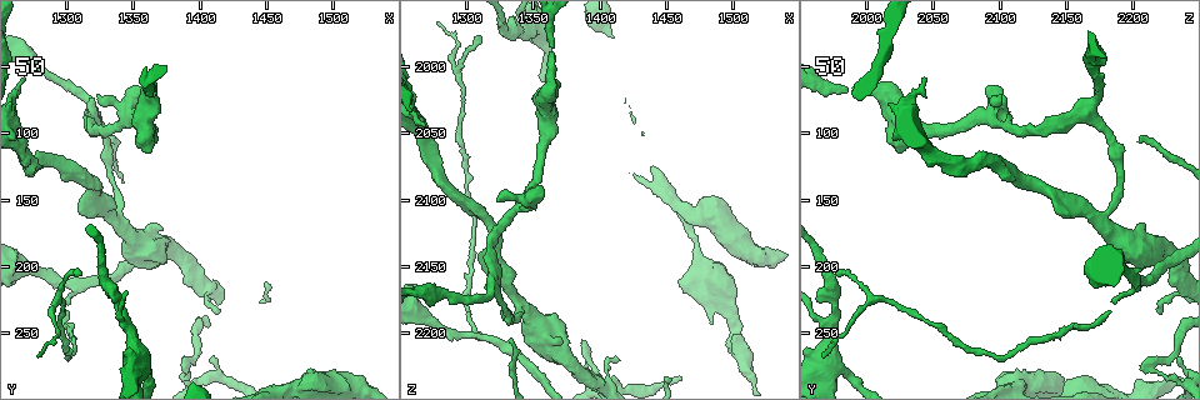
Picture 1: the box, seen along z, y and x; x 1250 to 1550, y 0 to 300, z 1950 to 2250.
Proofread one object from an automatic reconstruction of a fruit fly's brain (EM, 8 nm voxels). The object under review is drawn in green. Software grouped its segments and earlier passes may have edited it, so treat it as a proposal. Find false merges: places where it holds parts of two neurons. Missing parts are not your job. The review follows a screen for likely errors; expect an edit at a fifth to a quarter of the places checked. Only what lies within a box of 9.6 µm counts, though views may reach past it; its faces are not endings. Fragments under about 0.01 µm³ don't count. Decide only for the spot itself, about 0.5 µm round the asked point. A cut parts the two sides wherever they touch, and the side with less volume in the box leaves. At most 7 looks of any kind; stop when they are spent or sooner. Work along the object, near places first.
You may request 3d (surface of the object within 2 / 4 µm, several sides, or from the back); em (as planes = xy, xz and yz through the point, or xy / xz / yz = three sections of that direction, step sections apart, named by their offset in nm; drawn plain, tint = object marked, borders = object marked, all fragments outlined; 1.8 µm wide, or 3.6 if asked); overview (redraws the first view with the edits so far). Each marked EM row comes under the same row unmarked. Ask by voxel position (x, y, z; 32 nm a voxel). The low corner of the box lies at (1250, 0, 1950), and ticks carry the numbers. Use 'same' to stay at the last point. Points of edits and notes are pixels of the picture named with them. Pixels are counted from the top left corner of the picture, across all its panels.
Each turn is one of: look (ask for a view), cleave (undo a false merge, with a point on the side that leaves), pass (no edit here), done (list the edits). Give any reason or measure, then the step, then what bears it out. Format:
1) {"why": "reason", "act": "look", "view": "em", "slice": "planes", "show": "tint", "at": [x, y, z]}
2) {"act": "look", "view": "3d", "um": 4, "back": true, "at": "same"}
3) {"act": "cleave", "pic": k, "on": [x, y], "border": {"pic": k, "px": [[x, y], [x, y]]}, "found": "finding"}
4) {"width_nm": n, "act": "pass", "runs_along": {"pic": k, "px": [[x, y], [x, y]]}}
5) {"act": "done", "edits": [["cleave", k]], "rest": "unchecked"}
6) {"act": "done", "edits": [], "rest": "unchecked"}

{"why": "sudden change in width", "act": "look", "view": "3d", "um": 2, "back": true, "at": [1340, 170, 2180]}

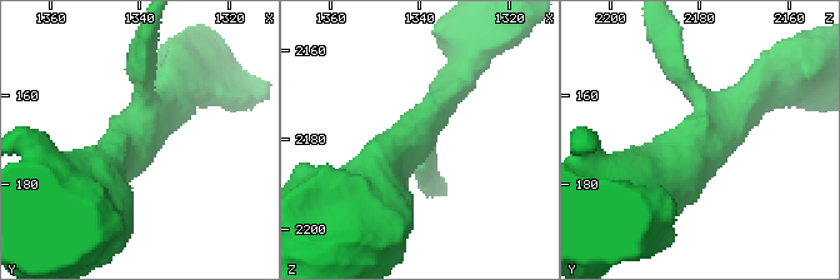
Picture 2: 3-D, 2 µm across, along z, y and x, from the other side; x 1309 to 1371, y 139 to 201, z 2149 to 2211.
{"arms": 3, "arm_widths_nm": [180, 260, 600], "why": "shape alone is not enough", "act": "look", "view": "em", "slice": "xy", "step": 16, "show": "tint", "at": [1340, 169, 2178]}

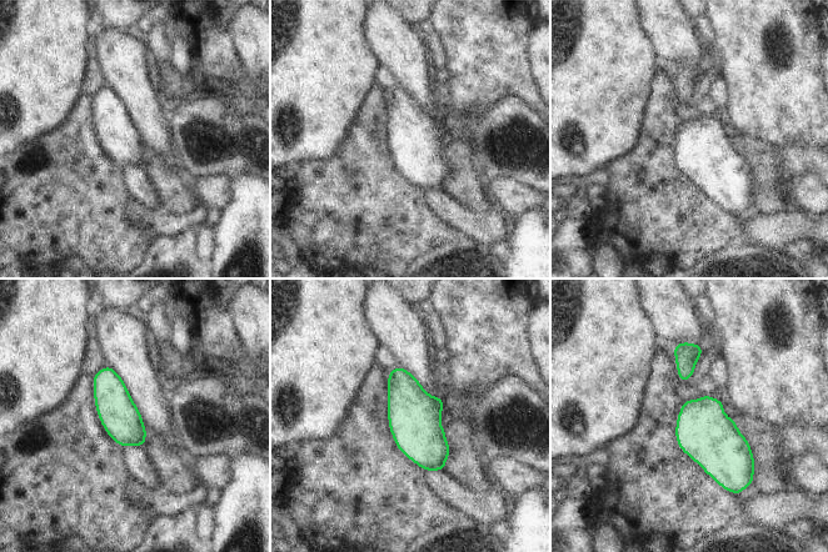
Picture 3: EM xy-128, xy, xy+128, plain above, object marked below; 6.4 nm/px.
{"act": "look", "view": "em", "slice": "planes", "show": "tint", "at": "same"}

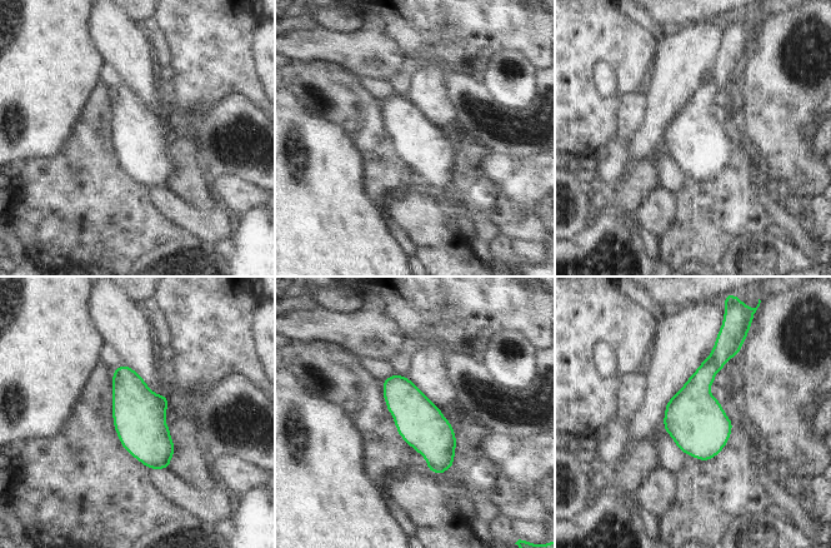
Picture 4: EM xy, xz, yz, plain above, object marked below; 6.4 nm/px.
{"act": "pass", "found": "continuous, no second neuron"}

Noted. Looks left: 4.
{"why": "thick turns thin", "act": "look", "view": "em", "slice": "planes", "show": "tint", "at": [1390, 280, 2220]}

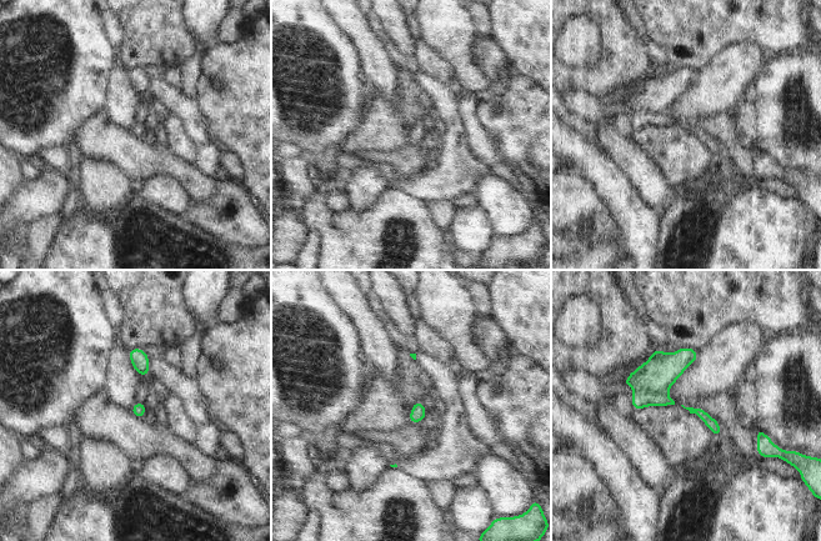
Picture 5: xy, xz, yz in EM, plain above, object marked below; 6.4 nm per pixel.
{"act": "cleave", "pic": 5, "on": [641, 399], "border": {"pic": 5, "px": [[637, 390], [666, 392]]}, "found": "a second neuron is stuck on"}

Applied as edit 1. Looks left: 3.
{"why": "redraw", "act": "look", "view": "overview"}

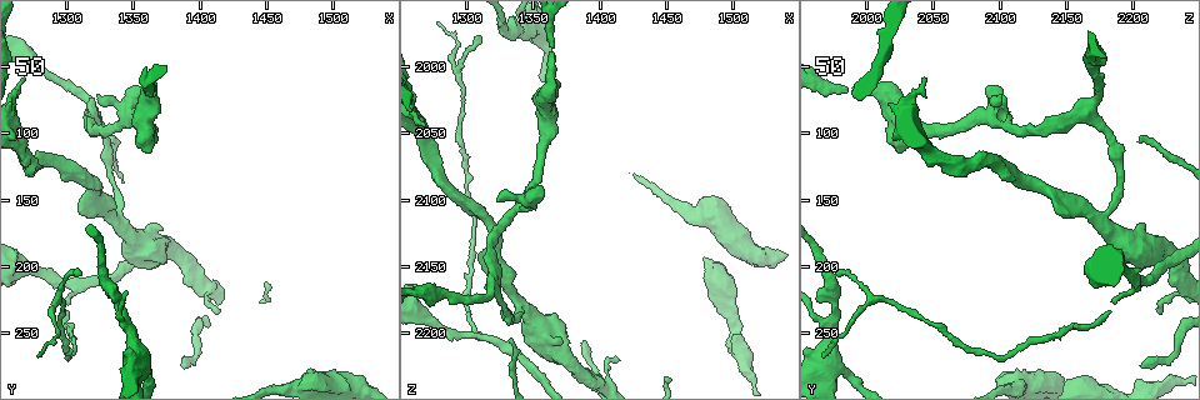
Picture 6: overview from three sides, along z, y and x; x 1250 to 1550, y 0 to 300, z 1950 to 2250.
{"why": "three arms meet", "act": "look", "view": "em", "slice": "planes", "show": "tint", "at": [1346, 244, 1972]}

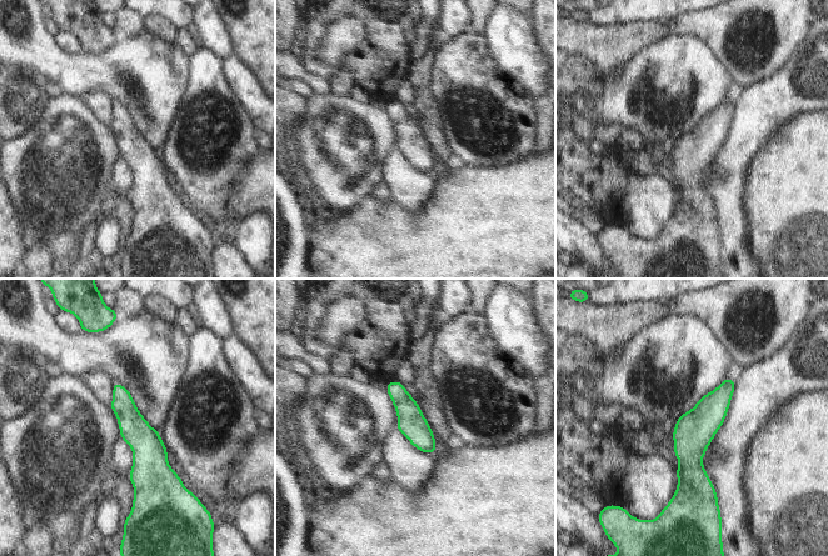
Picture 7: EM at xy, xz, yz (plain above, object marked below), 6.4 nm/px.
{"act": "pass", "runs_along": {"pic": 7, "px": [[728, 380], [692, 435], [689, 494]]}, "found": "one neuron here"}

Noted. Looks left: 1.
{"act": "done", "edits": [["cleave", 5]], "rest": "unchecked"}

